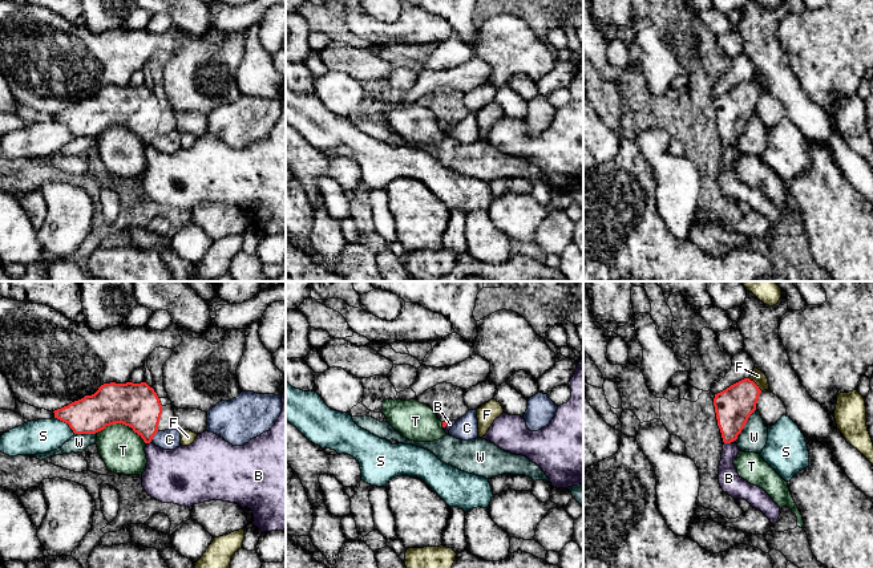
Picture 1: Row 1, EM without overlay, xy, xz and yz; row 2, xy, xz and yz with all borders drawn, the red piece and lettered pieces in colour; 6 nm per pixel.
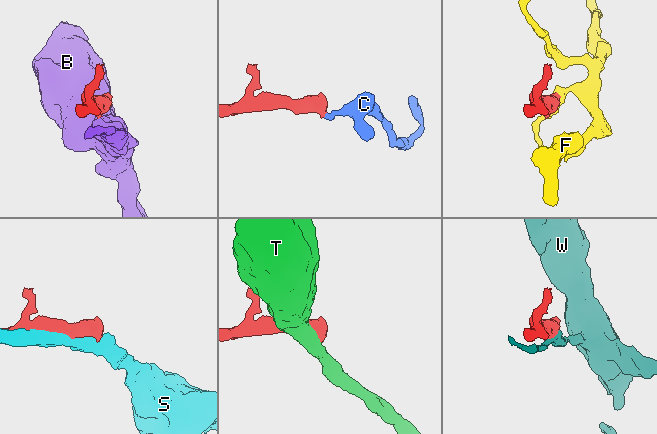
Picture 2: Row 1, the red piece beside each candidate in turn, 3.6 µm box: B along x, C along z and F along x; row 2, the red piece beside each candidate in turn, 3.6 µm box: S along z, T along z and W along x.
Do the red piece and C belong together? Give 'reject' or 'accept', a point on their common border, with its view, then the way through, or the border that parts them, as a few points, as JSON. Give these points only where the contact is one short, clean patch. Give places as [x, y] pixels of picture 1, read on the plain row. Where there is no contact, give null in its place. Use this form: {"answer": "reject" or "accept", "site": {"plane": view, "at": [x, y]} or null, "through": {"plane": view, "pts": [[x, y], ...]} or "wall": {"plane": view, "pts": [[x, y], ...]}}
{"answer": "accept", "site": {"plane": "xy", "at": [154, 137]}, "through": {"plane": "xy", "pts": [[136, 108], [154, 137], [169, 142]]}}

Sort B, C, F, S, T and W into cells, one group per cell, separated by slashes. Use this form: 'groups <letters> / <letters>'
groups B / C / F / S / T / W

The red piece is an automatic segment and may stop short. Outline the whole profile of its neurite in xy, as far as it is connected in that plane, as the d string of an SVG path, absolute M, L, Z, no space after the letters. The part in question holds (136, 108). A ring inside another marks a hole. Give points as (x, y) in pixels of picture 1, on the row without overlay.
M146 85L104 86L94 97L85 98L53 115L54 121L68 126L74 137L96 137L106 129L122 126L132 130L145 146L151 145L163 153L175 153L181 149L181 134L177 129L165 134L158 133L162 107L154 92Z

